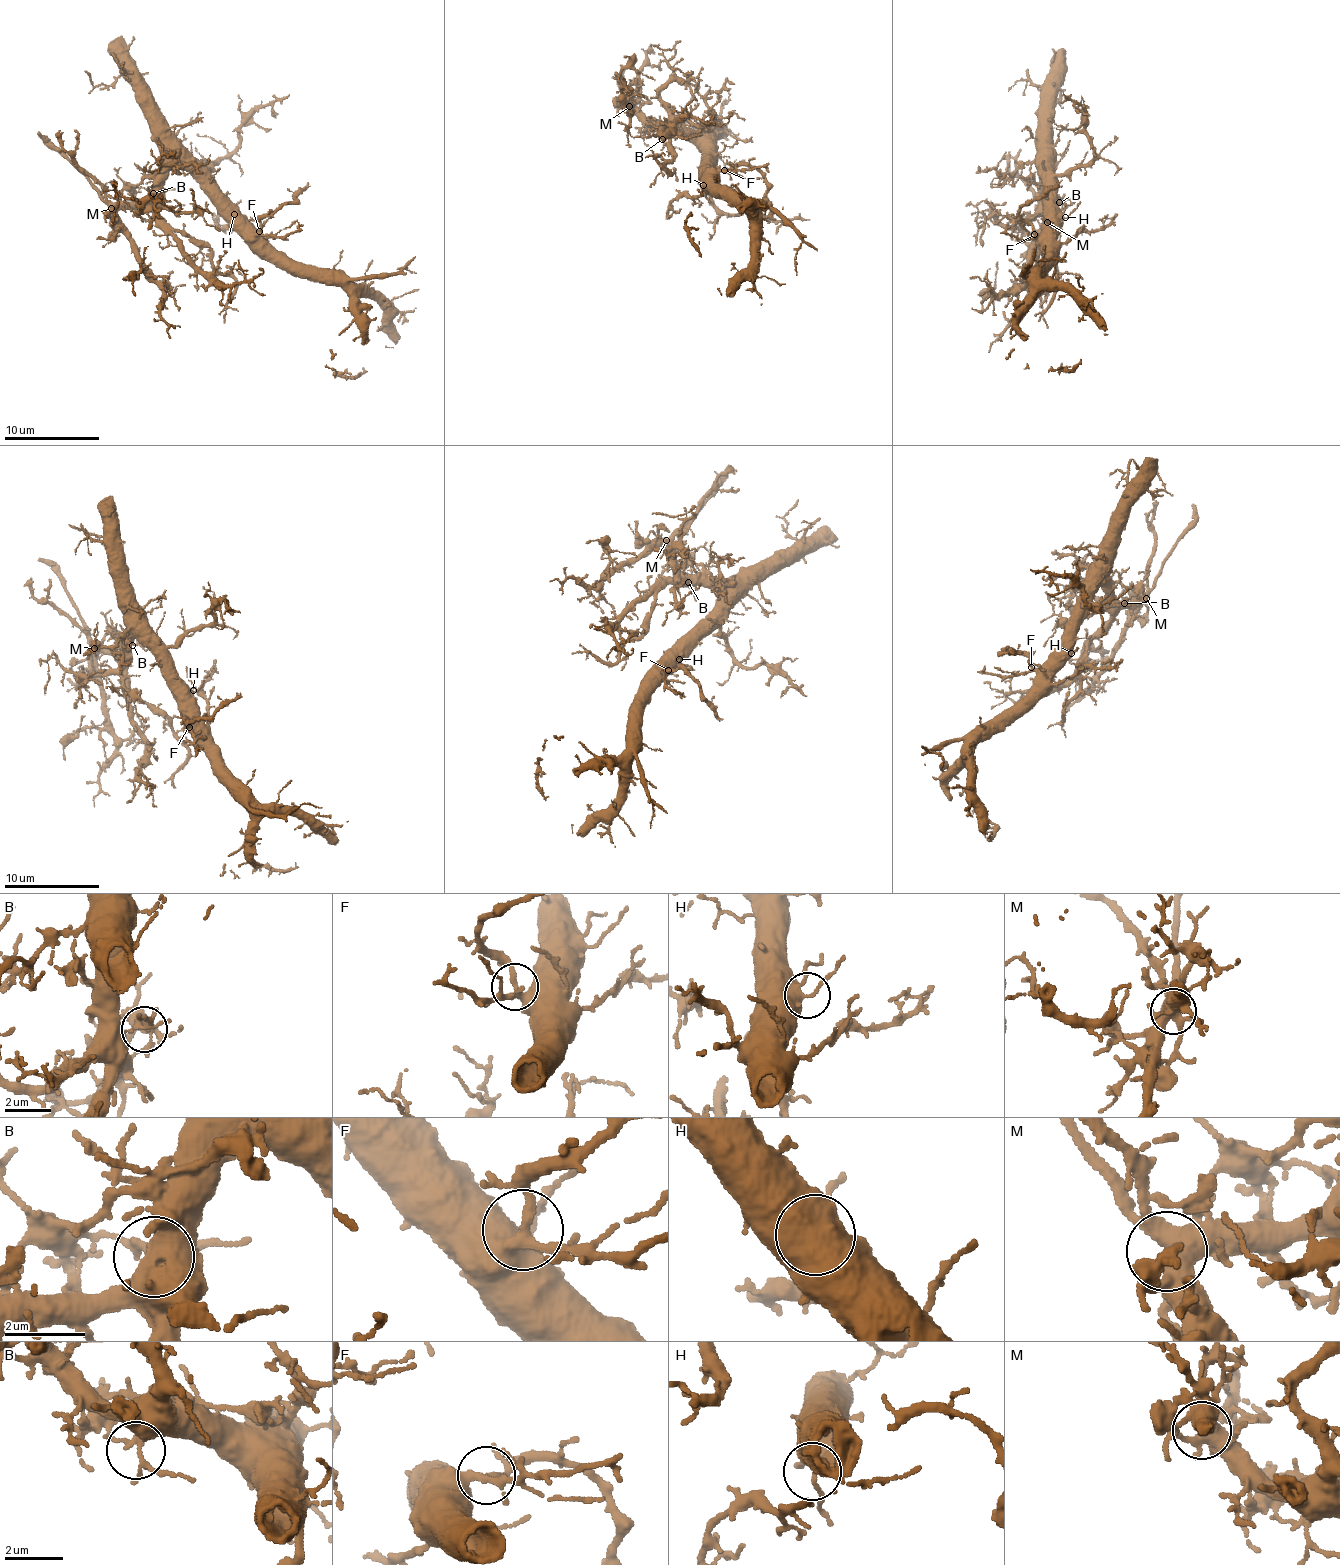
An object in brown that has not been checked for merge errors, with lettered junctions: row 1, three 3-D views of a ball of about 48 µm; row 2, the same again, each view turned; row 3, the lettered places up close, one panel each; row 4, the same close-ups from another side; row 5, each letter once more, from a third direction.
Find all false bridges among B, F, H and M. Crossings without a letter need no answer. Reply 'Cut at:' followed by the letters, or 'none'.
Cut at: none

